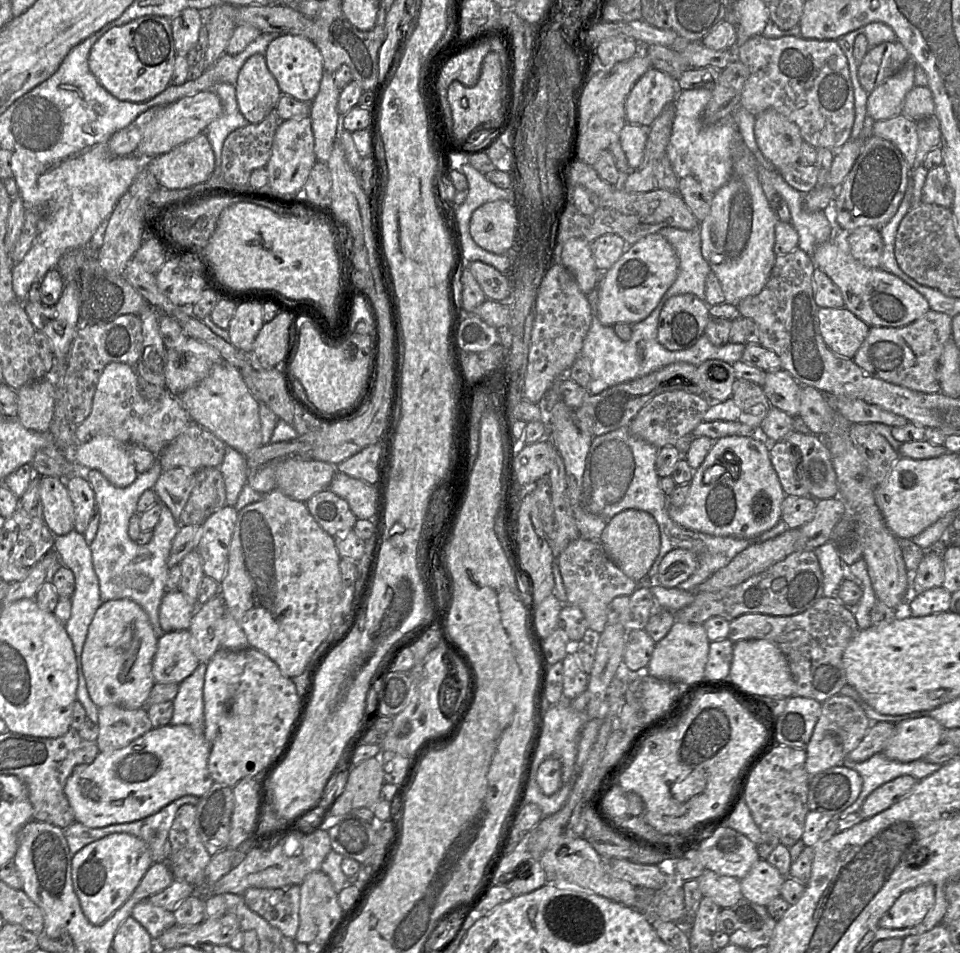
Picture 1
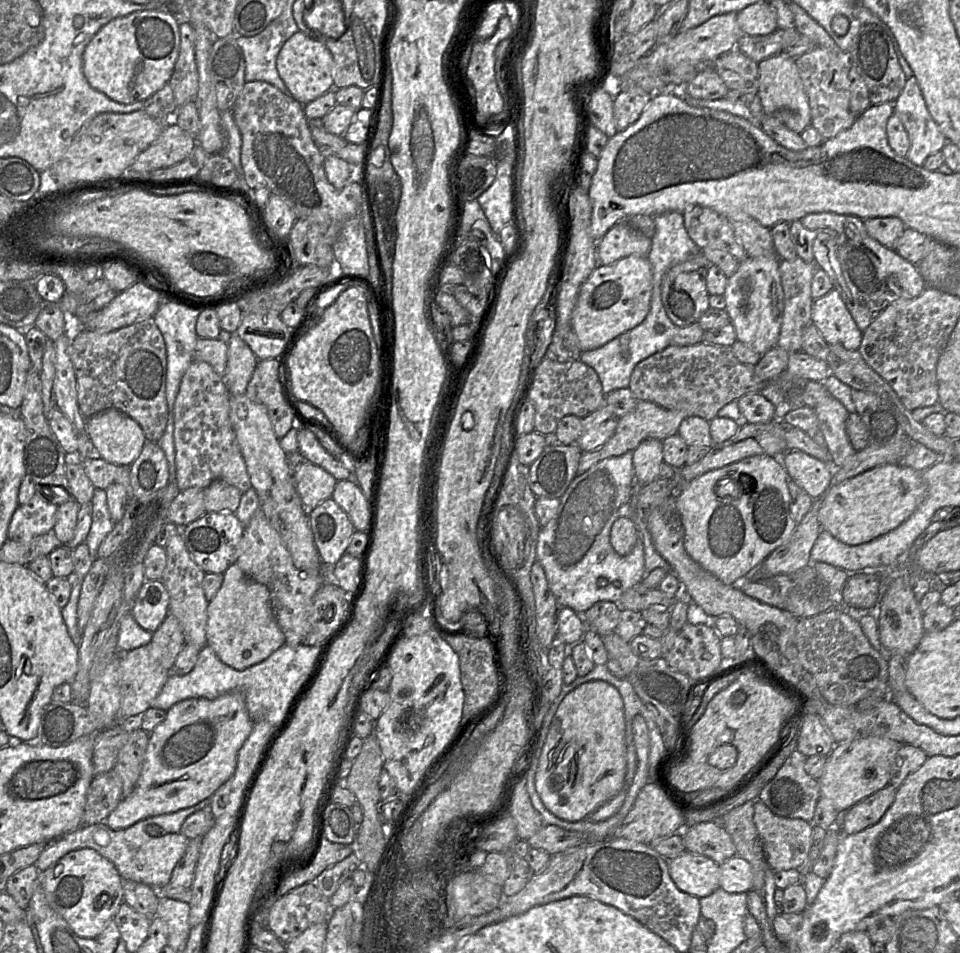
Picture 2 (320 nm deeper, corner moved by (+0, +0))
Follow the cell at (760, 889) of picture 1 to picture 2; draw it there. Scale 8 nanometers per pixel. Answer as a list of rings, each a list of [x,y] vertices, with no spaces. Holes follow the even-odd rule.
[[[735,855],[720,865],[720,887],[728,893],[742,893],[752,890],[753,872],[744,858]]]

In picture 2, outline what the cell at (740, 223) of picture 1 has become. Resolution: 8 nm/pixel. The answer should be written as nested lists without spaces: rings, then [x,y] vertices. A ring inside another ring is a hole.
[[[747,257],[739,263],[737,271],[728,278],[723,294],[726,312],[735,328],[737,340],[763,356],[774,348],[779,339],[784,310],[784,291],[779,272],[780,259],[773,257]]]

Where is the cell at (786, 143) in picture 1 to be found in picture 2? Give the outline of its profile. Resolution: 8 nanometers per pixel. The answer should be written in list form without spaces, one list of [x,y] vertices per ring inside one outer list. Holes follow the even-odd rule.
[[[777,54],[758,63],[759,88],[757,96],[765,115],[782,122],[789,130],[801,134],[811,126],[809,101],[799,76],[795,59]]]

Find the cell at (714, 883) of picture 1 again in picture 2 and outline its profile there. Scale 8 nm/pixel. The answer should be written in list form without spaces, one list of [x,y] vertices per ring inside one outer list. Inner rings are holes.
[[[684,850],[678,857],[668,861],[670,876],[682,892],[703,898],[720,888],[720,865],[711,858]]]

